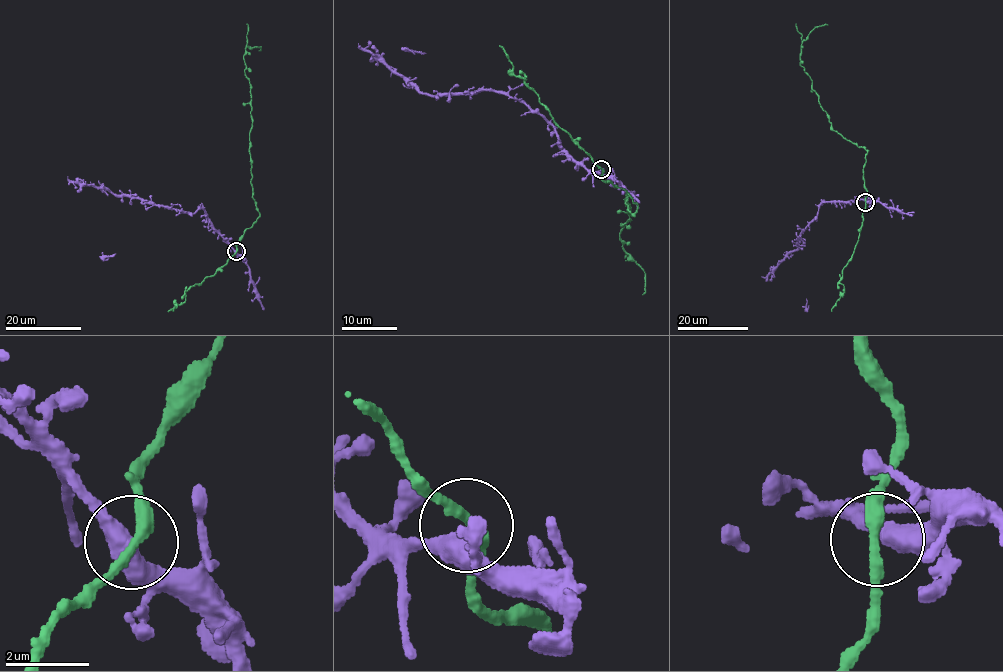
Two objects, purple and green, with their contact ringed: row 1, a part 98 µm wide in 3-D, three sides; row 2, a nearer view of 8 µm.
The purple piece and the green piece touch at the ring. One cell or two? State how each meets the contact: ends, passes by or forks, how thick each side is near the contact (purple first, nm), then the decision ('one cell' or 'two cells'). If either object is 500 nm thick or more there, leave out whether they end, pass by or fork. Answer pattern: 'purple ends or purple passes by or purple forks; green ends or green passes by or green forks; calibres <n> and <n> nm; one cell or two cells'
purple passes by; green passes by; calibres 440 and 280 nm; one cell

